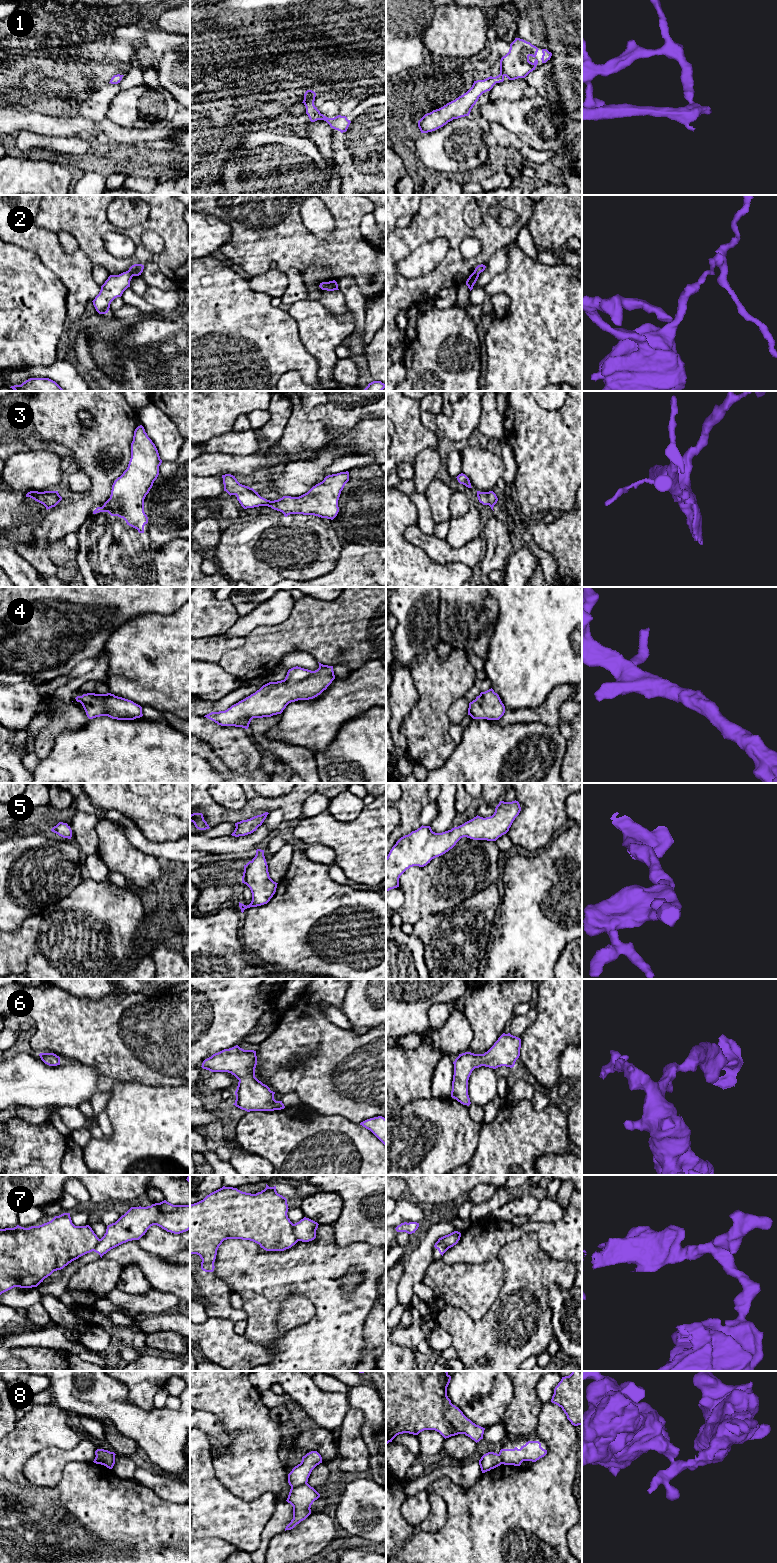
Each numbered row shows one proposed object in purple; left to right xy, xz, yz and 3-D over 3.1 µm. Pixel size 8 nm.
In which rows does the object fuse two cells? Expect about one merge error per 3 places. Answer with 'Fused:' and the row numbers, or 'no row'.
Fused: 2, 7, 8

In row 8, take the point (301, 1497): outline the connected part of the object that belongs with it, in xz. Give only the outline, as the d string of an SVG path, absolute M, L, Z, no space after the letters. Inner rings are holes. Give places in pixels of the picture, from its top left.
M308 1483L291 1487L287 1502L293 1506L293 1519L286 1526L286 1530L293 1529L311 1514L311 1505L320 1497L320 1494Z

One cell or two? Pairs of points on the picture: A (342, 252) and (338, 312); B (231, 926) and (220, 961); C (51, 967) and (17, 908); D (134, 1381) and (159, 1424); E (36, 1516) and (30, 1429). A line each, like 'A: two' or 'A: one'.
A: two
B: one
C: two
D: two
E: one

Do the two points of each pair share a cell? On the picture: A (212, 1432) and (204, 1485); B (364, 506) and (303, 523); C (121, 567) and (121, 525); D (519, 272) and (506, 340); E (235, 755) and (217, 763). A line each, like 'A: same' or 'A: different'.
A: different
B: different
C: same
D: same
E: different

